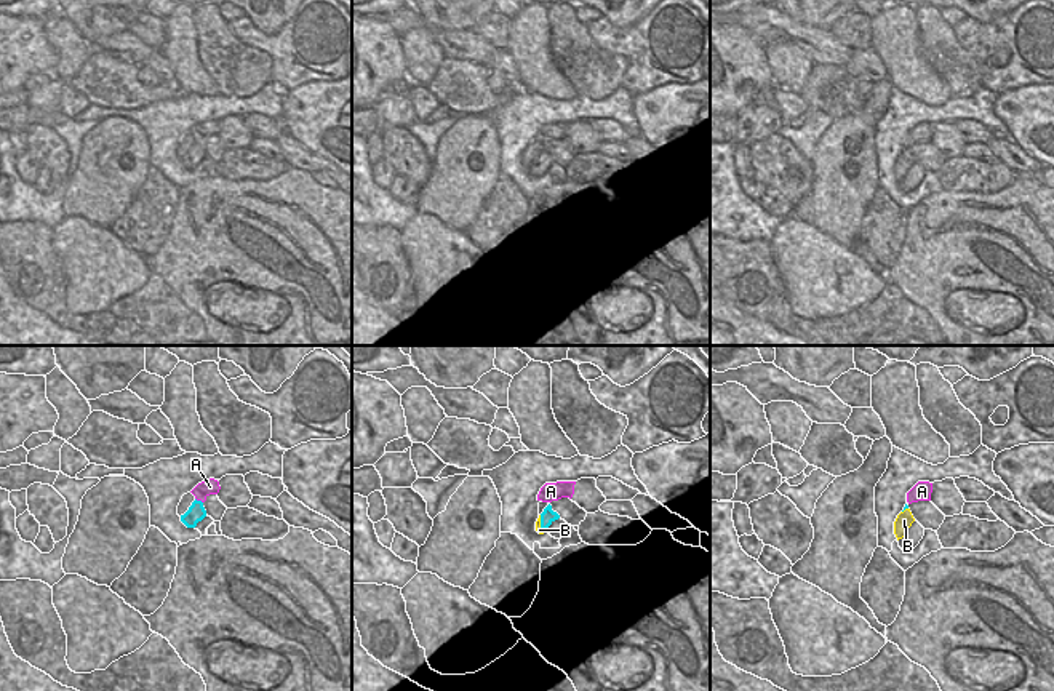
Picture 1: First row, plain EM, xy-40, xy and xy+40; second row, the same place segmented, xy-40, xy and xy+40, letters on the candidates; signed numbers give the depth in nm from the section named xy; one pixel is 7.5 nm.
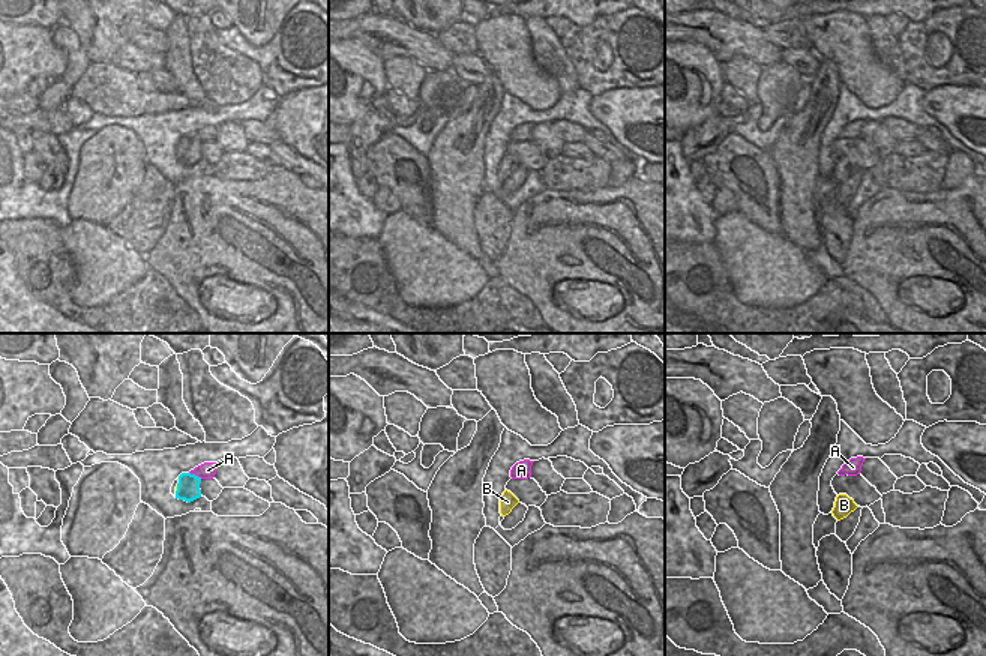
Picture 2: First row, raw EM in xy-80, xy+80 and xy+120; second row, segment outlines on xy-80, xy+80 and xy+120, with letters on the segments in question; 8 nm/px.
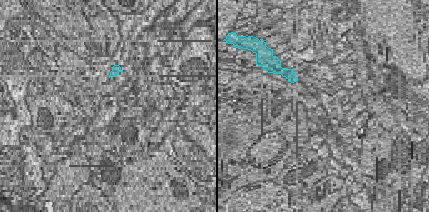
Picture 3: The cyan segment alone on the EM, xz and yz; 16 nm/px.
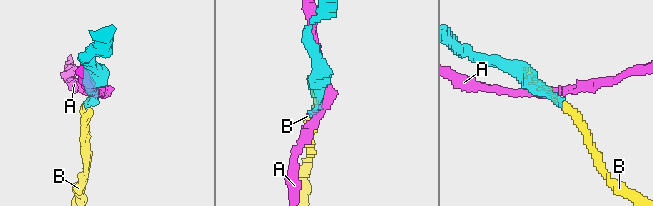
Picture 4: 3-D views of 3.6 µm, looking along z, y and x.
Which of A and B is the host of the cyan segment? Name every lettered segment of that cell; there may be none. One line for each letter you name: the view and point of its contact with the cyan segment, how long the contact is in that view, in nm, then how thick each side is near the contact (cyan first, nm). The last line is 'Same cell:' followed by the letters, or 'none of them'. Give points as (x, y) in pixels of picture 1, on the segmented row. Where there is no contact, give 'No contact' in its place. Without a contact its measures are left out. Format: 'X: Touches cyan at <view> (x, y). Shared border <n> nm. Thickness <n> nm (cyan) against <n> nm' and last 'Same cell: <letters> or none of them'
Same cell: none of them.

